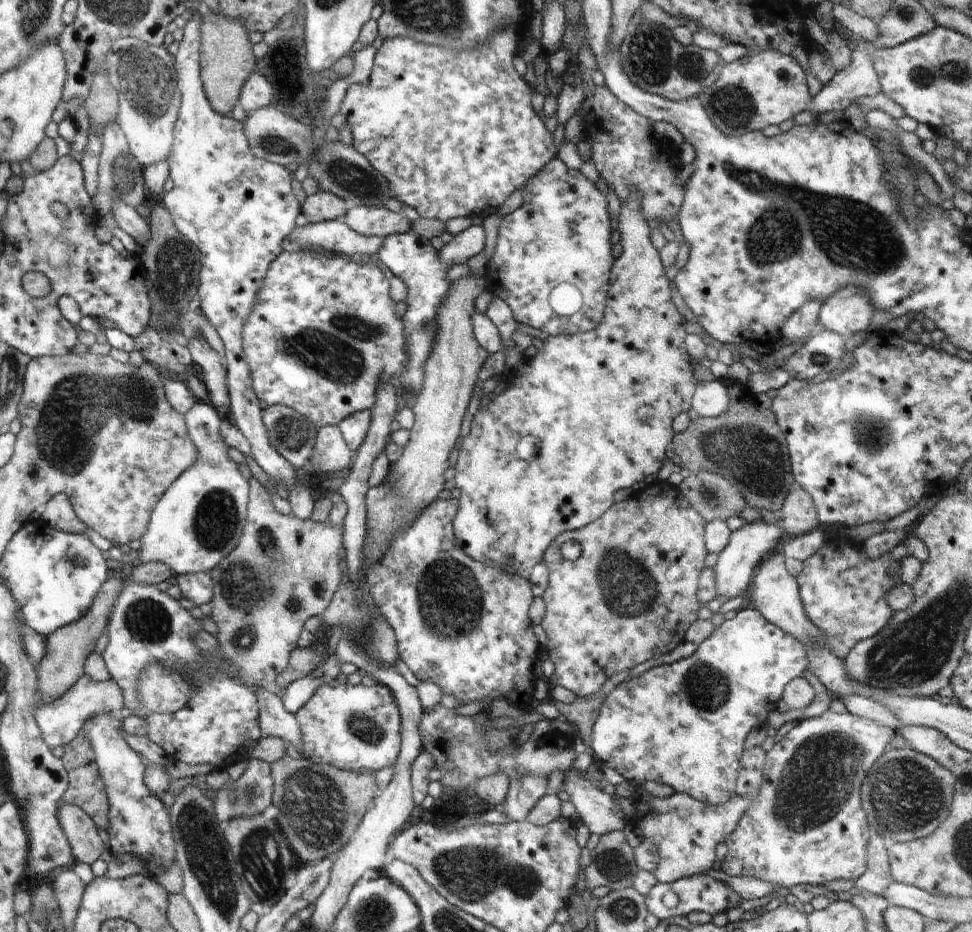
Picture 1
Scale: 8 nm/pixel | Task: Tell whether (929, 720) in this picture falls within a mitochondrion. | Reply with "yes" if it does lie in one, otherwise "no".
no

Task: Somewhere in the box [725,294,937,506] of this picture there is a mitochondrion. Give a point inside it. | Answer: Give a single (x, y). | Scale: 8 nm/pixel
(873, 437)

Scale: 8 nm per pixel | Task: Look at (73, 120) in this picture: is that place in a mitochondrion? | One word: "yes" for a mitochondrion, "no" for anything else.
no

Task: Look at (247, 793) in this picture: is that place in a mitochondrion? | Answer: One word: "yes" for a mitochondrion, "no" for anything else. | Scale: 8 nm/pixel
yes

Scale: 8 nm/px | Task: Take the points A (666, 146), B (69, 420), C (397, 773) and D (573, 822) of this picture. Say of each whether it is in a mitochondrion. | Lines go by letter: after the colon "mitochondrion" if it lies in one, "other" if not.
A: other
B: mitochondrion
C: other
D: other

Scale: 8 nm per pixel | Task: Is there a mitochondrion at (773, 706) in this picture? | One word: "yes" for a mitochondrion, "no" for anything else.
no

